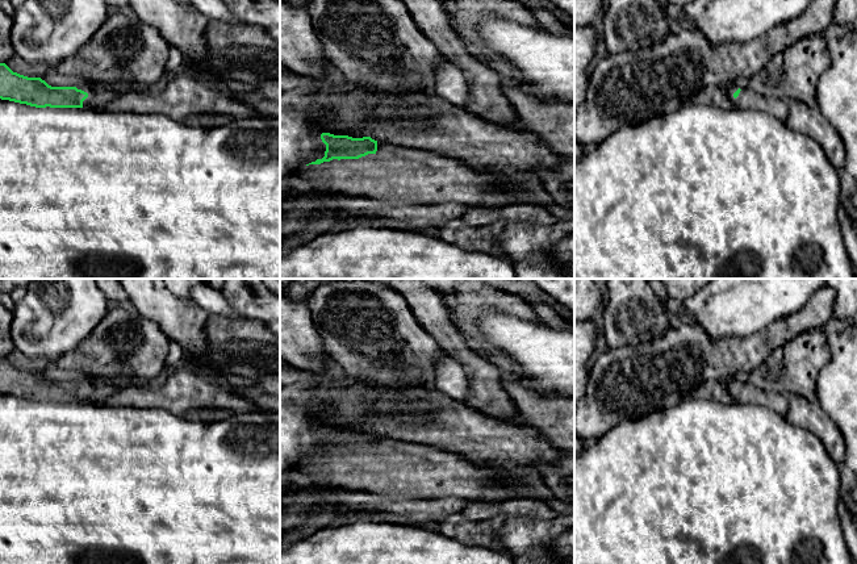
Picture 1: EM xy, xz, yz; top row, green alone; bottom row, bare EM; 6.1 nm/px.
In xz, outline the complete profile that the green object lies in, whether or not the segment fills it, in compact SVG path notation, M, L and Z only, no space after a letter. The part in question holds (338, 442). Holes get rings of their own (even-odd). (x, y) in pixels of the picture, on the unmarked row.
M322 427L321 434L326 439L325 451L302 461L300 475L302 479L317 480L323 486L407 498L444 498L452 496L480 504L526 498L548 501L548 498L532 493L526 485L523 490L507 485L501 479L502 468L475 463L460 454L377 436L371 431L352 433Z

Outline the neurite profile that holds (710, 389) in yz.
M705 380L701 387L694 392L694 397L701 400L715 400L719 402L732 402L732 398L727 390L726 383Z

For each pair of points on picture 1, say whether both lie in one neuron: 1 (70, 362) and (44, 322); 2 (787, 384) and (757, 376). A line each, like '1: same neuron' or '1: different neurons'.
1: different neurons
2: same neuron

